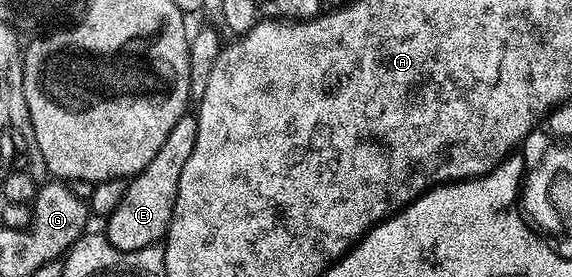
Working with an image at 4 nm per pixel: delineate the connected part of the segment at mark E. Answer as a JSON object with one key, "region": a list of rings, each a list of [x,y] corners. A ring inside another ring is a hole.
{"region":[[[186,115],[174,123],[170,135],[166,135],[166,143],[158,150],[158,155],[146,163],[141,173],[128,181],[122,201],[114,211],[106,217],[108,242],[118,251],[129,253],[163,242],[170,219],[174,215],[174,203],[178,195],[178,179],[182,179],[182,167],[194,152],[194,139],[198,139],[198,123],[195,116]]]}

